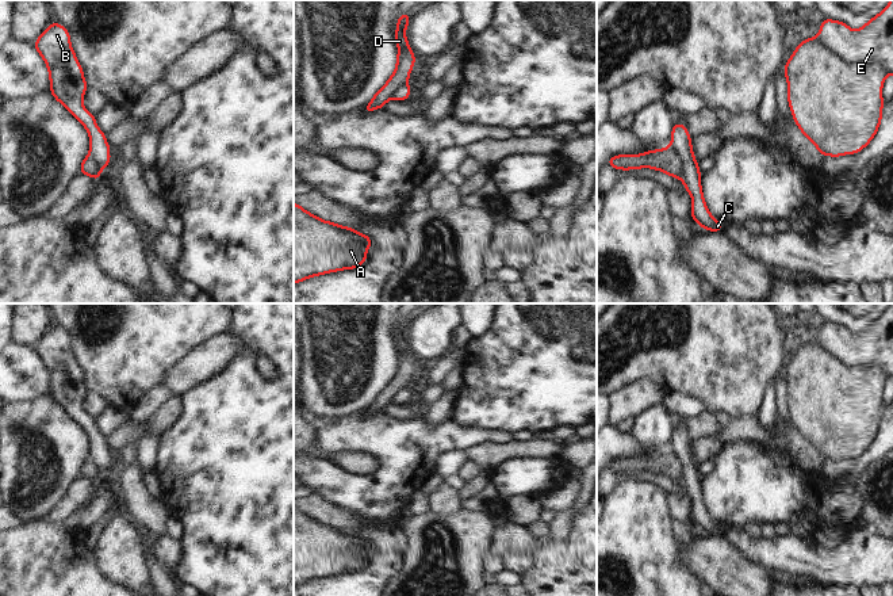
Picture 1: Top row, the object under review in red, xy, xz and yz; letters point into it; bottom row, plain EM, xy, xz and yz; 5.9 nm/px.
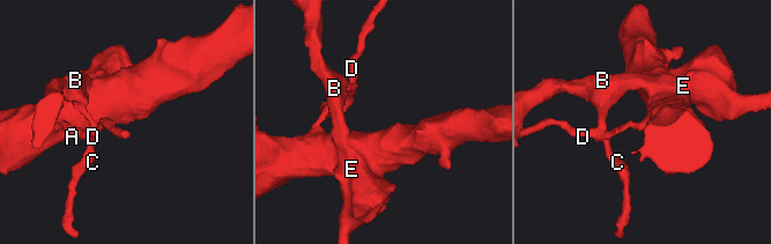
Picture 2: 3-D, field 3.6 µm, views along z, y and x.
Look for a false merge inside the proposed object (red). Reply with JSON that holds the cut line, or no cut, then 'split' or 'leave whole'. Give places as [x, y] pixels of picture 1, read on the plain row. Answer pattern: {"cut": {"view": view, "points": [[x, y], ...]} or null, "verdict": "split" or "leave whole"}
{"cut": {"view": "yz", "points": [[815, 340], [844, 365], [877, 366], [888, 377]]}, "verdict": "split"}

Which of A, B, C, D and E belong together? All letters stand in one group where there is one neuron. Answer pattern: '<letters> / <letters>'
A D / B C E

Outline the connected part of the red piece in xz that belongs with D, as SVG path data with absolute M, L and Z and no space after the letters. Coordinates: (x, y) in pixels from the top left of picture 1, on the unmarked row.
M407 316L399 318L395 333L395 347L398 348L395 374L364 410L365 417L369 417L372 413L384 412L384 408L394 401L395 394L409 386L409 379L415 368L414 355L409 351L409 343L405 339L405 333L409 331L410 324Z

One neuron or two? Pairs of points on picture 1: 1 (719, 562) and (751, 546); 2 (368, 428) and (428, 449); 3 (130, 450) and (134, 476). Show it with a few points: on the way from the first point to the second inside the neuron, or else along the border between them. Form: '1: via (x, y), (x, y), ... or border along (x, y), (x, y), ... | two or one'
1: border along (721, 535), (747, 560), (757, 561), (767, 569) | two
2: via (383, 436), (398, 446), (413, 446) | one
3: border along (122, 461), (134, 463) | two

